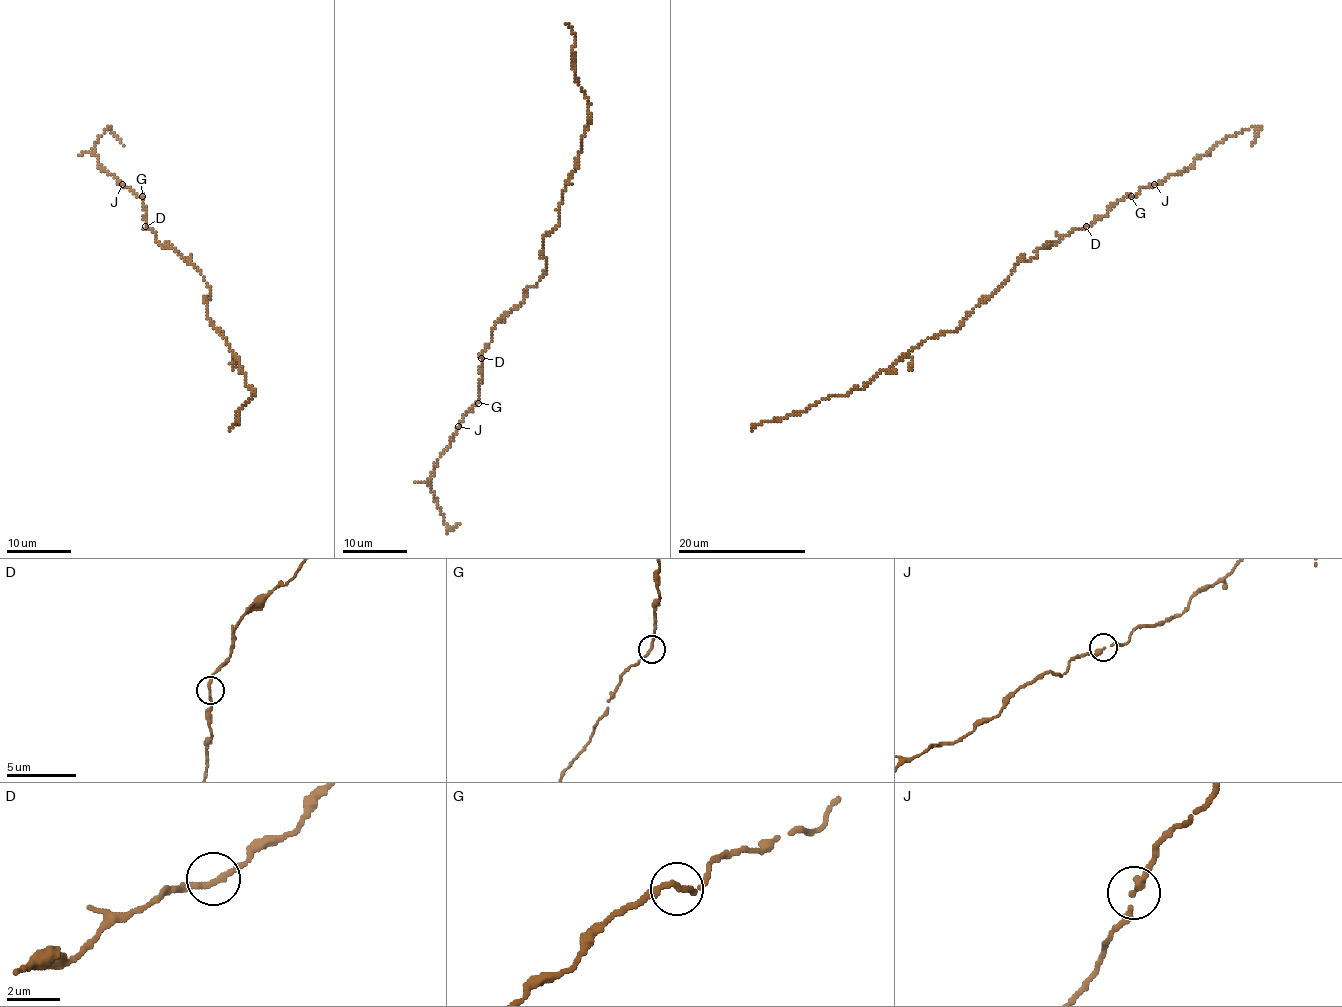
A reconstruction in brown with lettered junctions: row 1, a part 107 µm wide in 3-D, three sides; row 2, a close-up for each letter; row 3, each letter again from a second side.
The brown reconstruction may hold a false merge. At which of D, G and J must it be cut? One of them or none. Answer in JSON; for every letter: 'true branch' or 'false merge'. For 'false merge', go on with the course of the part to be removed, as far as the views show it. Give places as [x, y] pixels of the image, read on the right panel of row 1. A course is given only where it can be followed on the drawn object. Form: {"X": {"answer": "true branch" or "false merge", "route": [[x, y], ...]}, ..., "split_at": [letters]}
{"D": {"answer": "true branch"}, "G": {"answer": "true branch"}, "J": {"answer": "true branch"}, "split_at": []}

